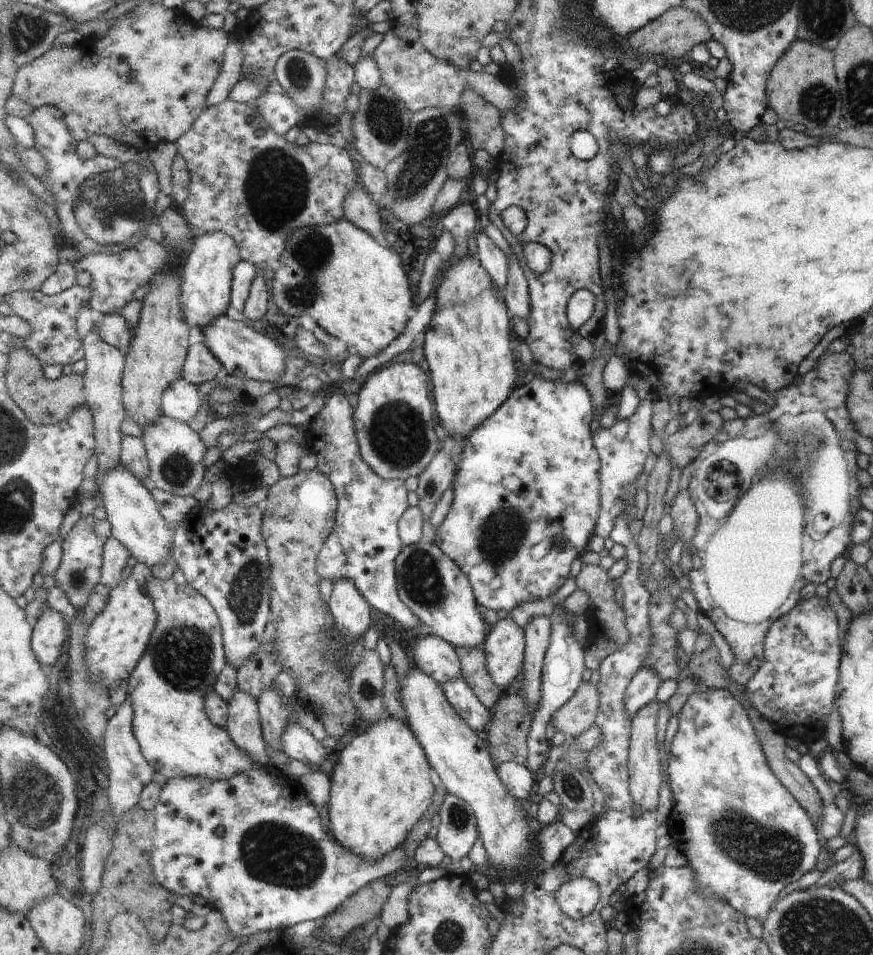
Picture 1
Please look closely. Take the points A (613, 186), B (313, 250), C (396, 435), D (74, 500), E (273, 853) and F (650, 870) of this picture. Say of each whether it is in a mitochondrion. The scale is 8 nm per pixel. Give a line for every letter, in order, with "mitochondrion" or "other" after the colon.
A: other
B: mitochondrion
C: mitochondrion
D: other
E: mitochondrion
F: other

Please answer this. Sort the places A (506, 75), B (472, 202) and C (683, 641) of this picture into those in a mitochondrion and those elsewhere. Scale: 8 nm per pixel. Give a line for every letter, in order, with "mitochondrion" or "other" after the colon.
A: other
B: other
C: mitochondrion

